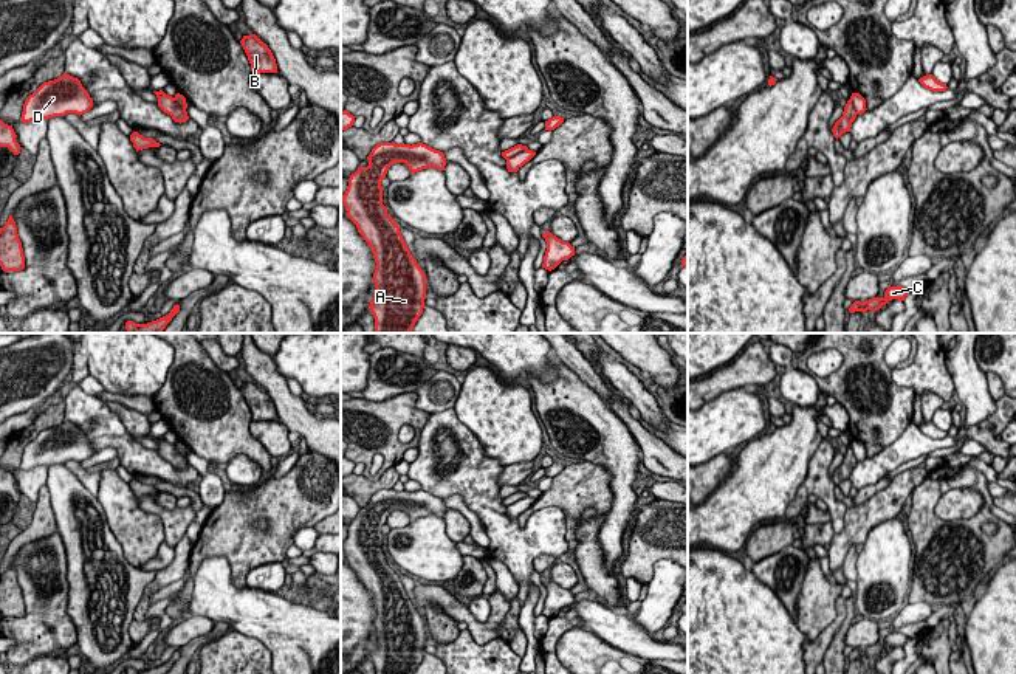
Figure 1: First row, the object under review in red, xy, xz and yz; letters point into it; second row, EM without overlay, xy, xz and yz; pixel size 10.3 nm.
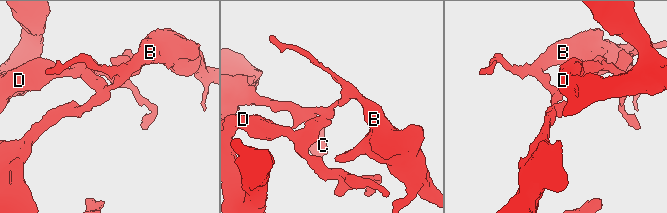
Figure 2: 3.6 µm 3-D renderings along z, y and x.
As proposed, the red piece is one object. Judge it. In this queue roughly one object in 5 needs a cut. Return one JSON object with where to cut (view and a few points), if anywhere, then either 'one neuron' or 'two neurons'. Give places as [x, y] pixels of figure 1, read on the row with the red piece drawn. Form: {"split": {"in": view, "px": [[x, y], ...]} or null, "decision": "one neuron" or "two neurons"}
{"split": {"in": "xz", "px": [[527, 149], [507, 160]]}, "decision": "two neurons"}

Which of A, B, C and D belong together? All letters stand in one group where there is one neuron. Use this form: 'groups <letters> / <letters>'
groups A D / B C

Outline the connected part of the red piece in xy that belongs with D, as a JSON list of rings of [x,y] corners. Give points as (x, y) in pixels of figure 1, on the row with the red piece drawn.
[[[64,73],[43,82],[23,104],[22,122],[50,119],[67,113],[84,115],[93,107],[93,99],[77,77]]]

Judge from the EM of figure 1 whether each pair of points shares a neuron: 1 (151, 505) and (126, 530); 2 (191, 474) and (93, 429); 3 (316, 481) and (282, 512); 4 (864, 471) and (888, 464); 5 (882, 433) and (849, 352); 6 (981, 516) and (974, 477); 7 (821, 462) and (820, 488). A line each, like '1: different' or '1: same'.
1: different
2: same
3: same
4: same
5: same
6: same
7: same

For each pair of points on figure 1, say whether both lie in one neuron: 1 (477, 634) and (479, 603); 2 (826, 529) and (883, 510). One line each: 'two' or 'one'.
1: two
2: two

